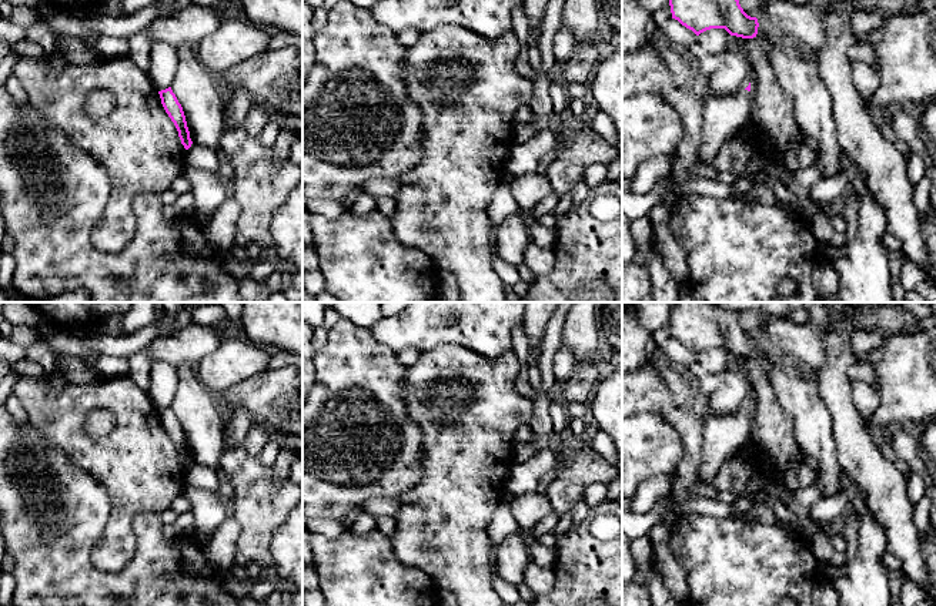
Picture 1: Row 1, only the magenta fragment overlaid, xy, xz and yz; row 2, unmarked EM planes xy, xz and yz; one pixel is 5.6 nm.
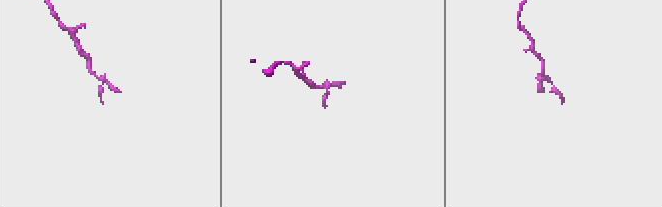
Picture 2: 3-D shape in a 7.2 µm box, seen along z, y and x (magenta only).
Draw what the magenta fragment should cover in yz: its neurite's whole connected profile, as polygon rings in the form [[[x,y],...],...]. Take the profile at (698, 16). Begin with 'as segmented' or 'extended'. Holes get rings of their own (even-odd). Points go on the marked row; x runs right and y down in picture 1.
as segmented; [[[669,0],[672,19],[696,36],[711,29],[725,29],[731,36],[753,38],[758,19],[748,16],[739,0]]]

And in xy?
as segmented; [[[171,87],[158,91],[158,94],[160,94],[161,104],[166,110],[166,113],[168,114],[168,117],[171,118],[171,121],[174,123],[174,125],[178,131],[181,144],[184,145],[185,150],[188,150],[191,147],[193,141],[190,138],[190,131],[187,127],[187,121],[185,121],[185,115],[184,115],[181,104],[178,103]]]

